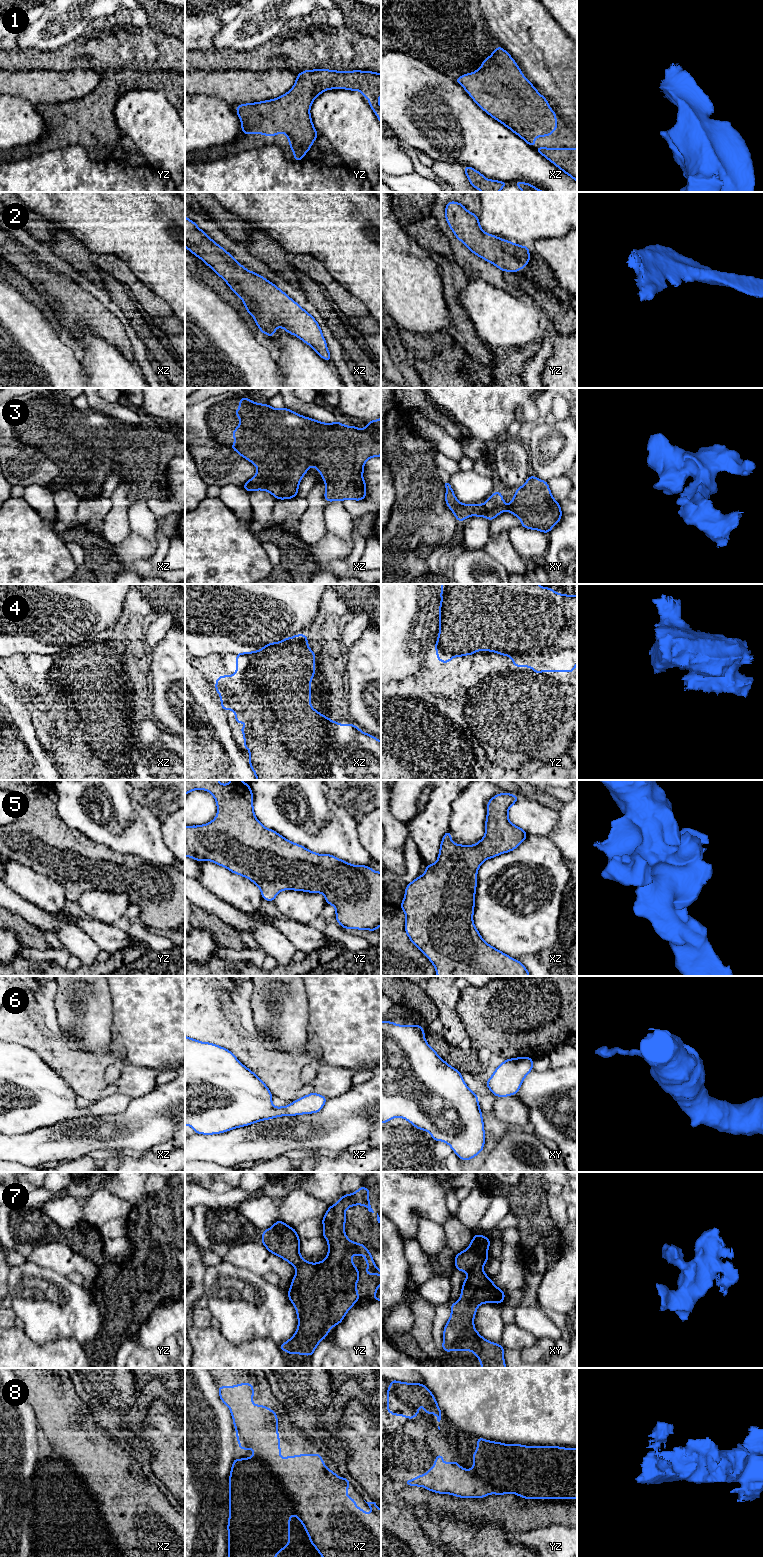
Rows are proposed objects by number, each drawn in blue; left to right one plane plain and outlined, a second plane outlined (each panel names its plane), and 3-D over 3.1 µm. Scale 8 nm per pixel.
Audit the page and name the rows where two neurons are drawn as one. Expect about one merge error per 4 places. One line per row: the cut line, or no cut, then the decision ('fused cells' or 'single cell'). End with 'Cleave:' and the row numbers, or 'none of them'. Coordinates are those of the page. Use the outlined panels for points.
1: no cut; single cell
2: no cut; single cell
3: no cut; single cell
4: no cut; single cell
5: no cut; single cell
6: no cut; single cell
7: no cut; single cell
8: no cut; single cell
Cleave: none of them

